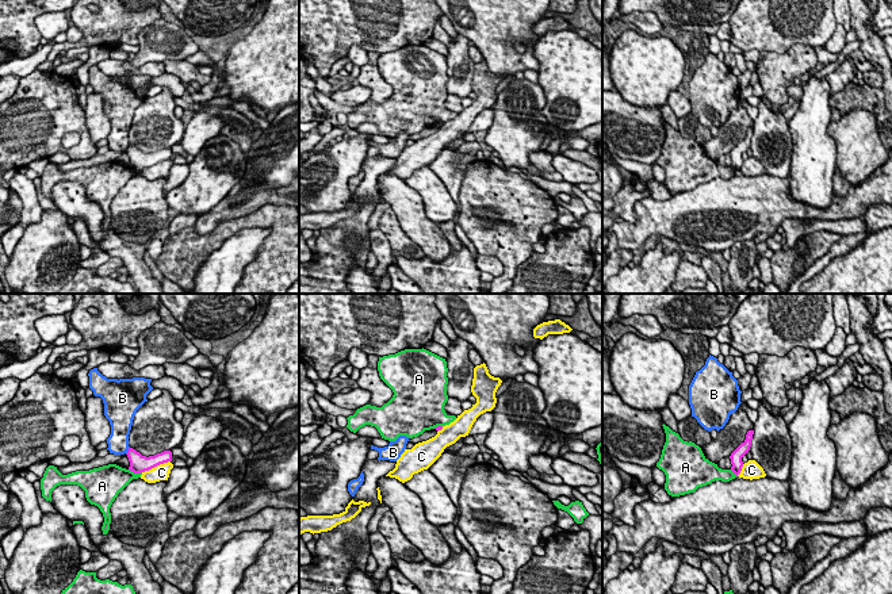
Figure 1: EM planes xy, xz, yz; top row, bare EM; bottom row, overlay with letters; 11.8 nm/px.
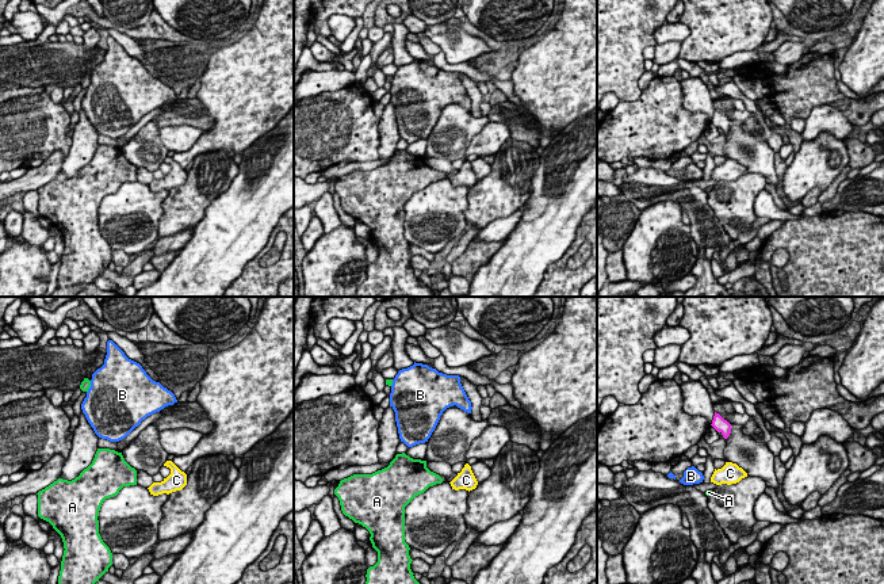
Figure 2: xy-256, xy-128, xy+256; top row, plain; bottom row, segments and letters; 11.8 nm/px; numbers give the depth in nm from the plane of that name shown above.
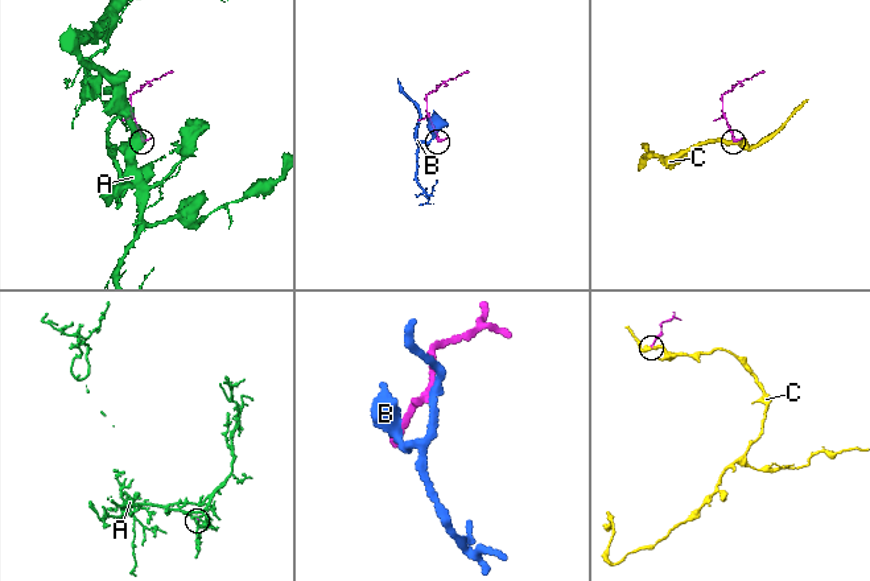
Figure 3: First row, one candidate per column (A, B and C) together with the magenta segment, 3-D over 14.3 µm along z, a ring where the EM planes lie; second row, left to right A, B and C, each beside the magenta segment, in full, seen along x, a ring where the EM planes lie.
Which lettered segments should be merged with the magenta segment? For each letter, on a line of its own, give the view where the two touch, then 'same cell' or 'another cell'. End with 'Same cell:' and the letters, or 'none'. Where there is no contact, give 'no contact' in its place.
A: meets magenta in xy; another cell
B: meets magenta in xy; another cell
C: meets magenta in xy; another cell
Same cell: none

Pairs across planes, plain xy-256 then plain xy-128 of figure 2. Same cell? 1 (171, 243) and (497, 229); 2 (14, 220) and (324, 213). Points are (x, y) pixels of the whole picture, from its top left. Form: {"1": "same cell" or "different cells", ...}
{"1": "same cell", "2": "different cells"}

